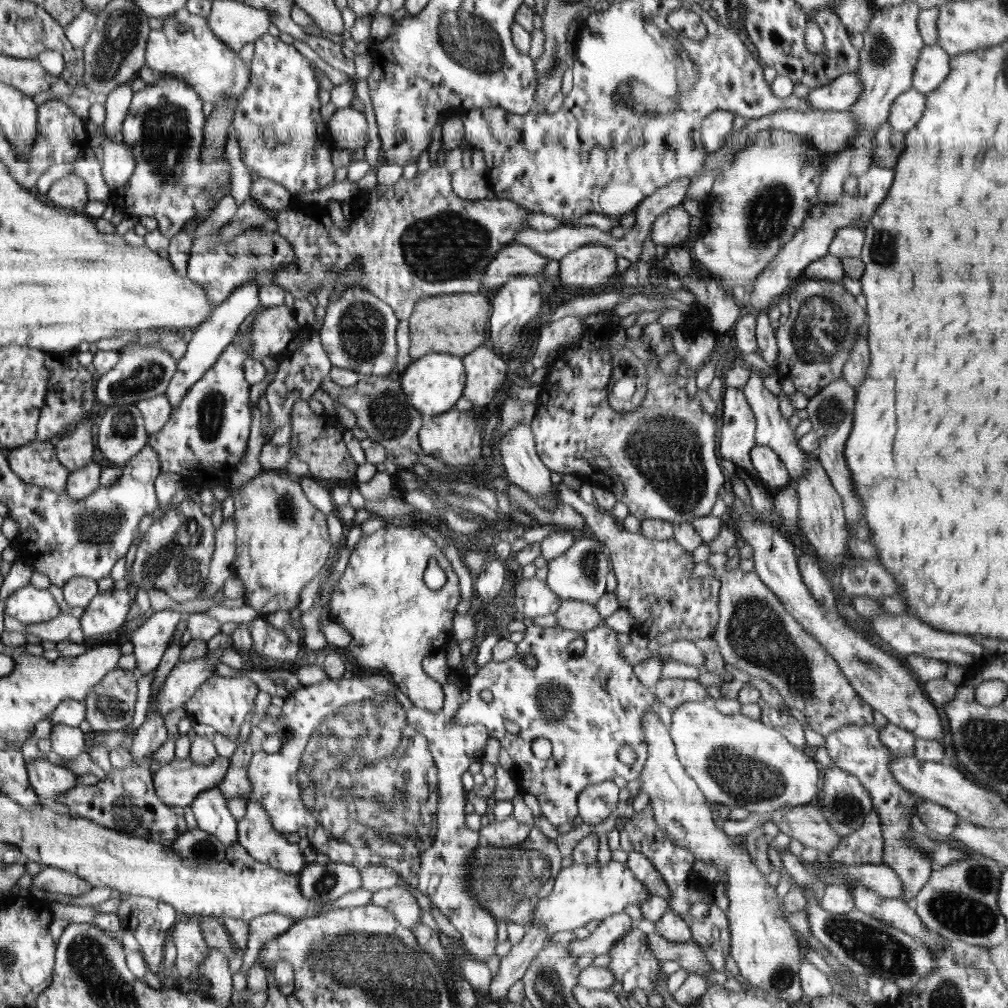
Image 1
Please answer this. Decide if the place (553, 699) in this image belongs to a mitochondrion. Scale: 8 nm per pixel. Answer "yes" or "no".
yes

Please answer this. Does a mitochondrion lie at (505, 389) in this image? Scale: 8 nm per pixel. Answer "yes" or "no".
no

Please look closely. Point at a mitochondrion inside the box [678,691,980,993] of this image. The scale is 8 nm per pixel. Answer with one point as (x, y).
(877, 951)

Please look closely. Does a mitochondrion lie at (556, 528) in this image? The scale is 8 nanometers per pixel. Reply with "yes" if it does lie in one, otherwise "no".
no

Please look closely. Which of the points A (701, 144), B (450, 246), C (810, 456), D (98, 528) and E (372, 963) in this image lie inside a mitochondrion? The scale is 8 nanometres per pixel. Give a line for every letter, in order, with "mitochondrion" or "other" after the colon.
A: other
B: mitochondrion
C: other
D: mitochondrion
E: mitochondrion

